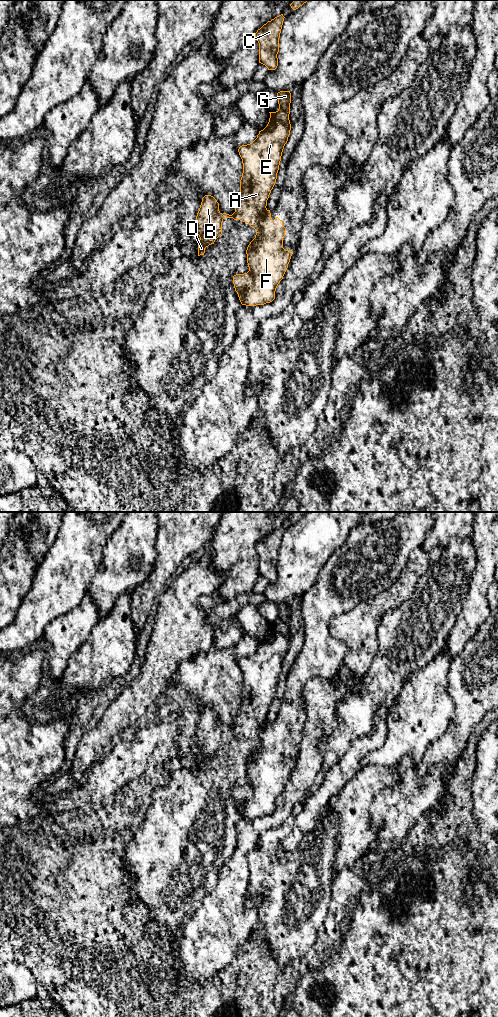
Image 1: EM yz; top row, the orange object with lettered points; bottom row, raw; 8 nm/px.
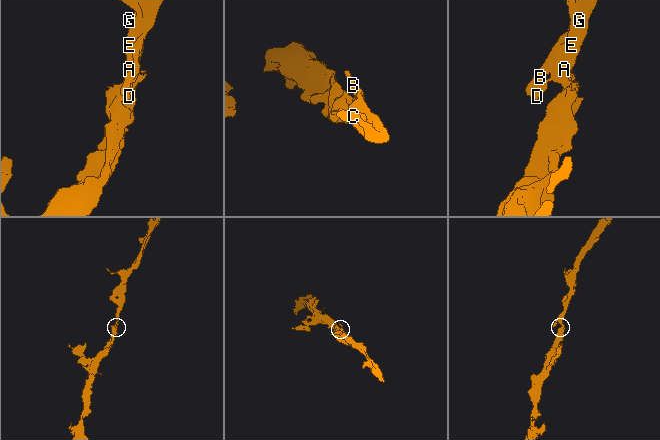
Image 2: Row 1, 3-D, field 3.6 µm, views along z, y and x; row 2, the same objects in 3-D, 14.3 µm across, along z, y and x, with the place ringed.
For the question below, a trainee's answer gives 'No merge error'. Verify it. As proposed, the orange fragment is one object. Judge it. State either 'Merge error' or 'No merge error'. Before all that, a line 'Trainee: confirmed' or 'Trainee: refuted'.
Trainee: refuted
Merge error

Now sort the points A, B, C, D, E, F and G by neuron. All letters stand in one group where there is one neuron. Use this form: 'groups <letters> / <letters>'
groups A B C D E G / F

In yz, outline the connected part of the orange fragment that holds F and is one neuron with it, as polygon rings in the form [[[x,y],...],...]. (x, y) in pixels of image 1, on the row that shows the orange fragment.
[[[267,210],[259,221],[255,238],[247,247],[249,271],[233,276],[233,284],[242,305],[270,303],[288,268],[293,251],[283,248],[286,228],[283,221],[271,219]]]

